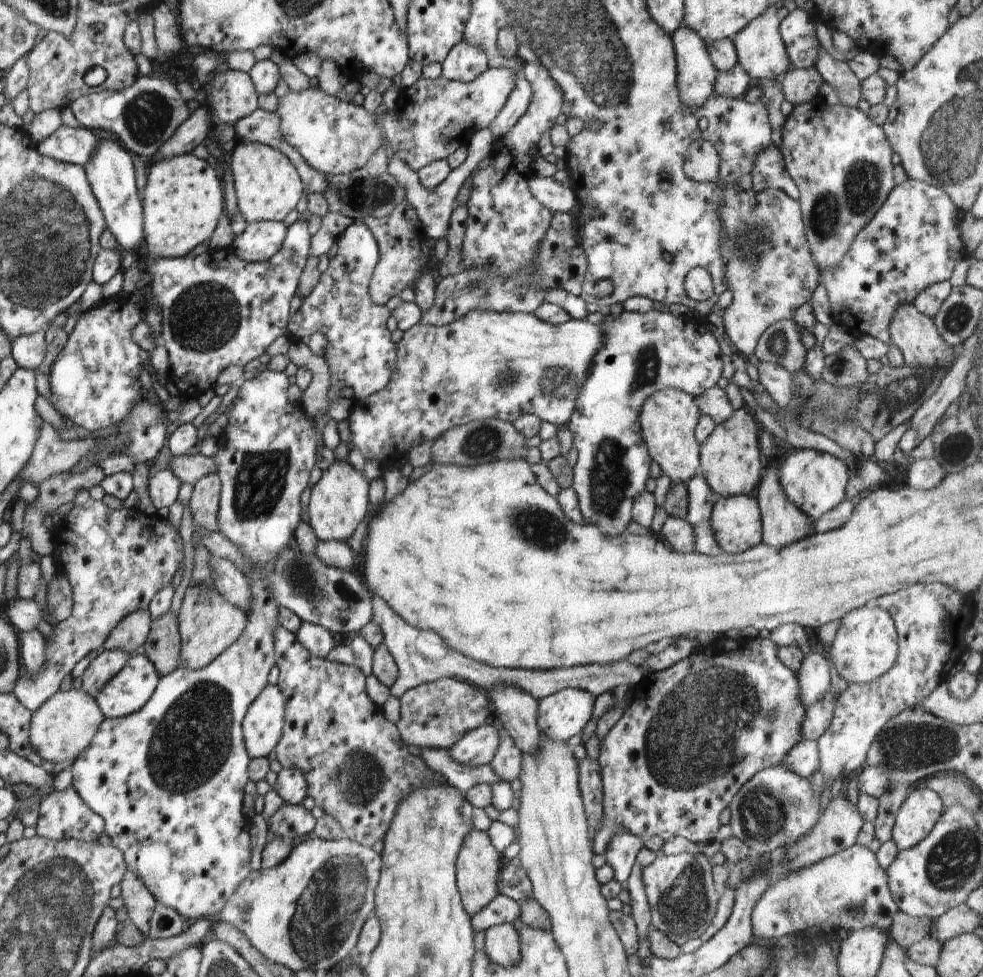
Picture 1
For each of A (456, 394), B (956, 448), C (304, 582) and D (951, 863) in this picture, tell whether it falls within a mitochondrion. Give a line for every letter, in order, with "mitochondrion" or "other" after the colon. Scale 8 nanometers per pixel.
A: other
B: mitochondrion
C: mitochondrion
D: mitochondrion

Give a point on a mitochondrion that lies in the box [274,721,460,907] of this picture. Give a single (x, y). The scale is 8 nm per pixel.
(368, 779)

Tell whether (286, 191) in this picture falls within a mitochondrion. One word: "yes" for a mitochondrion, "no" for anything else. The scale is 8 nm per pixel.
no

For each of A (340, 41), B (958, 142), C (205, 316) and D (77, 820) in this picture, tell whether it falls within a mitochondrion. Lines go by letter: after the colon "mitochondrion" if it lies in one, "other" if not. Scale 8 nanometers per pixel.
A: other
B: mitochondrion
C: mitochondrion
D: other

